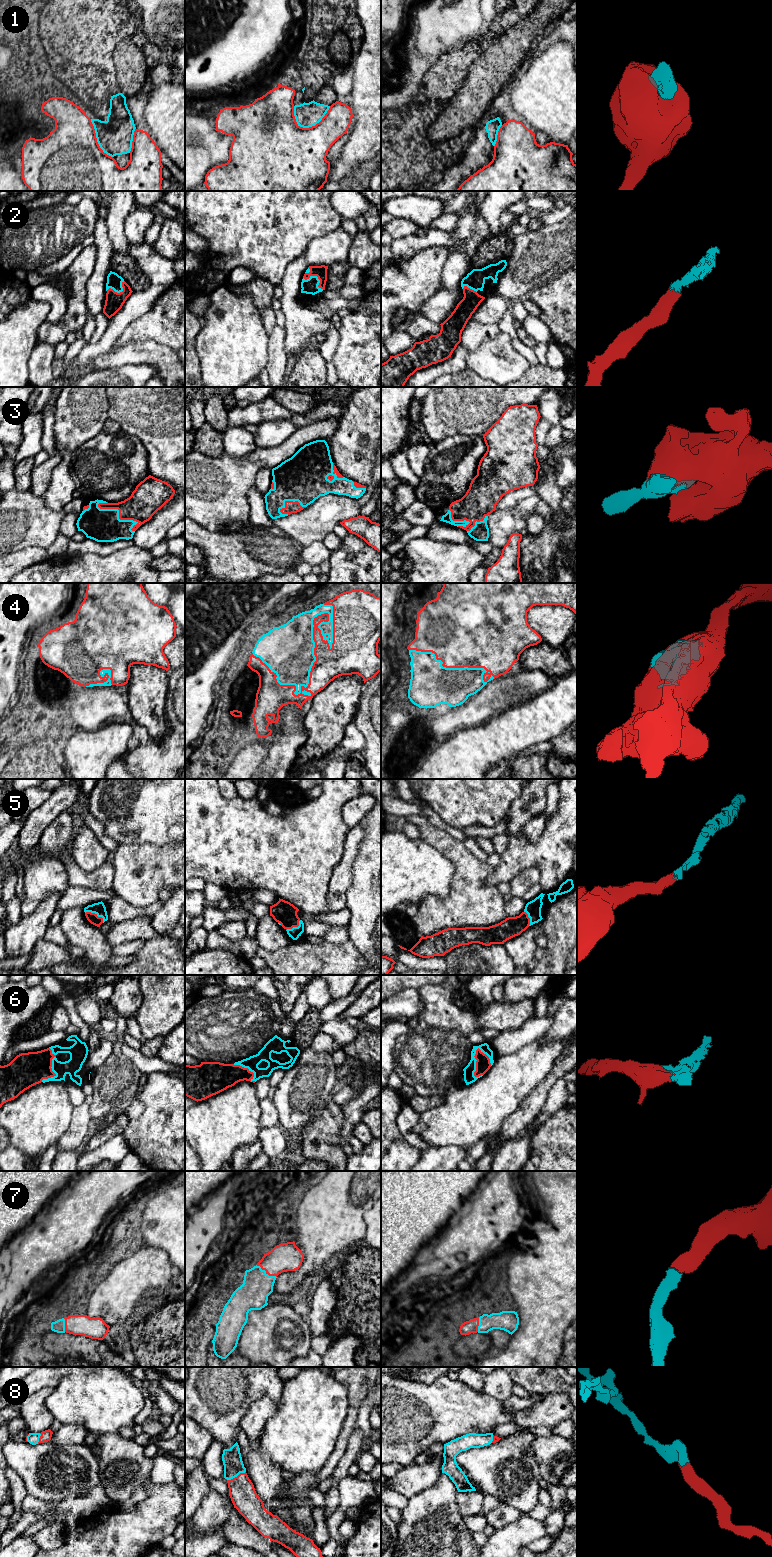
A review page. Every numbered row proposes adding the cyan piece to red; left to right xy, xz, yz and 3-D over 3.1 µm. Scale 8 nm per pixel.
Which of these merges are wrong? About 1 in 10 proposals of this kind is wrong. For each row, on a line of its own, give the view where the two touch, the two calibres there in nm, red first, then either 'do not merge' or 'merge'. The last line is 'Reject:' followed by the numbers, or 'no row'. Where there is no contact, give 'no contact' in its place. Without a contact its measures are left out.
1: xz | 440/190 nm | do not merge
2: xz | 100/130 nm | merge
3: xy | 240/280 nm | merge
4: xz | 240/420 nm | merge
5: xy | 80/100 nm | merge
6: yz | 120/90 nm | merge
7: xz | 220/240 nm | merge
8: xz | 200/160 nm | merge
Reject: 1

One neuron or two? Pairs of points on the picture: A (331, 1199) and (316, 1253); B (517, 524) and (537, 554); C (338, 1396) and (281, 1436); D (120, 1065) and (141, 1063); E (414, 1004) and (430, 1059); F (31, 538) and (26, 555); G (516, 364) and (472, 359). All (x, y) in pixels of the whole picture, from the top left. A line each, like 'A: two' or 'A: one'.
A: one
B: two
C: one
D: two
E: two
F: two
G: one

